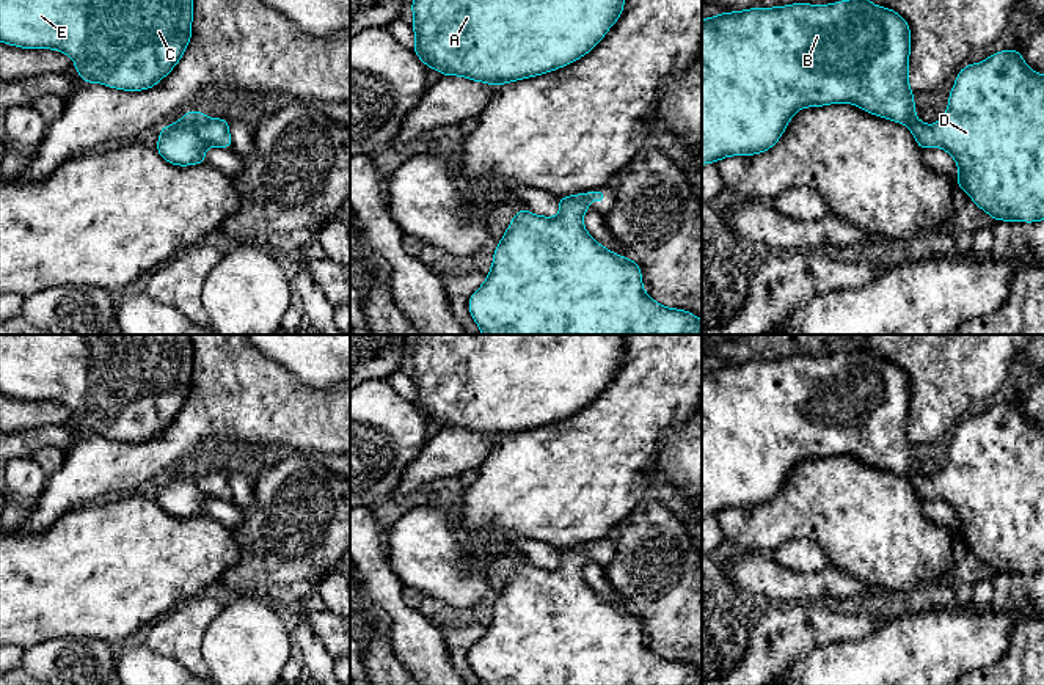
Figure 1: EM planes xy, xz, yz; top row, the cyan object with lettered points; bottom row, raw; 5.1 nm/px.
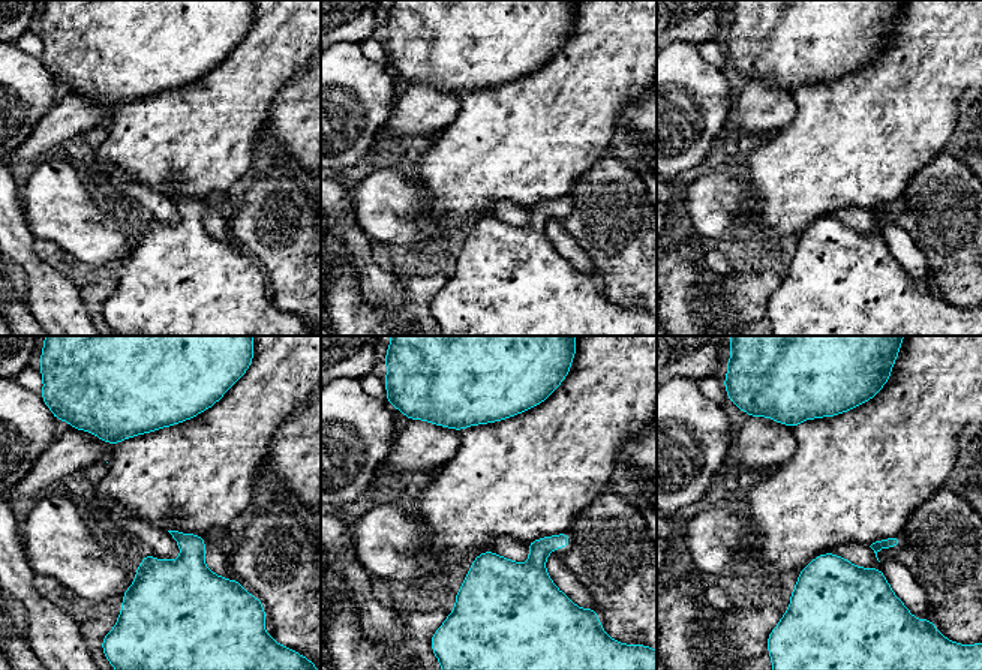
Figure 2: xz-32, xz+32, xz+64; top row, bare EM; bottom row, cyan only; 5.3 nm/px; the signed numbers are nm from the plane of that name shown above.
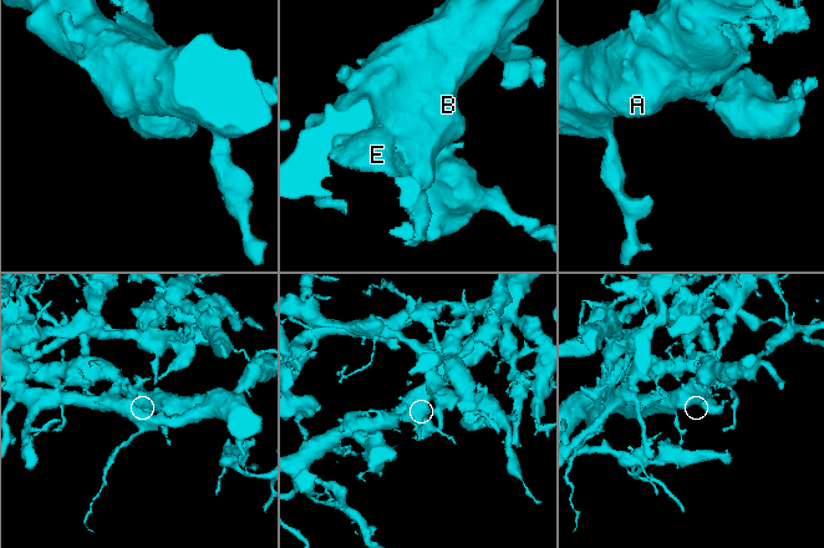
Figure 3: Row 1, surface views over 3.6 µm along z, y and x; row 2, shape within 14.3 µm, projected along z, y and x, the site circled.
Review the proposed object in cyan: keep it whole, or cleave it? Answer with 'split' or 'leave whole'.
leave whole

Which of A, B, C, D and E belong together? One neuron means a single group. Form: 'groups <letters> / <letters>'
groups A B C D E

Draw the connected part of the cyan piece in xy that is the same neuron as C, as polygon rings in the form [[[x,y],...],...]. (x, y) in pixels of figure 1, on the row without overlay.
[[[0,335],[0,393],[68,405],[83,435],[143,443],[181,413],[190,391],[190,335],[64,335],[47,349],[19,347]]]

